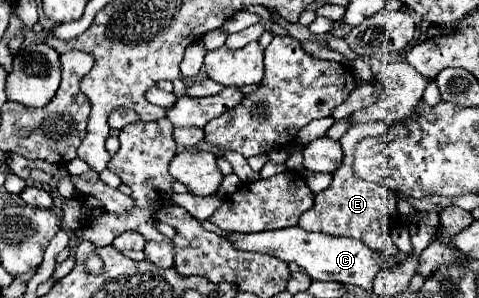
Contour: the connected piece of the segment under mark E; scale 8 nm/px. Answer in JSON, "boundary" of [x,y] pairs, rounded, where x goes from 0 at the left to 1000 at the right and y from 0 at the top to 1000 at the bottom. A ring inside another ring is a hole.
{"boundary":[[[762,409],[762,416],[741,416],[733,423],[716,463],[708,470],[712,497],[716,497],[716,550],[695,577],[695,611],[683,638],[666,644],[658,664],[658,691],[649,705],[641,705],[637,718],[628,718],[624,732],[624,758],[641,779],[674,779],[674,785],[720,785],[733,799],[754,799],[754,779],[762,779],[762,819],[775,826],[775,752],[791,745],[808,745],[808,732],[829,732],[829,664],[816,638],[808,638],[804,624],[754,604],[741,591],[737,577],[737,517],[745,483],[766,463],[766,456],[795,456],[804,450],[804,409]]]}

